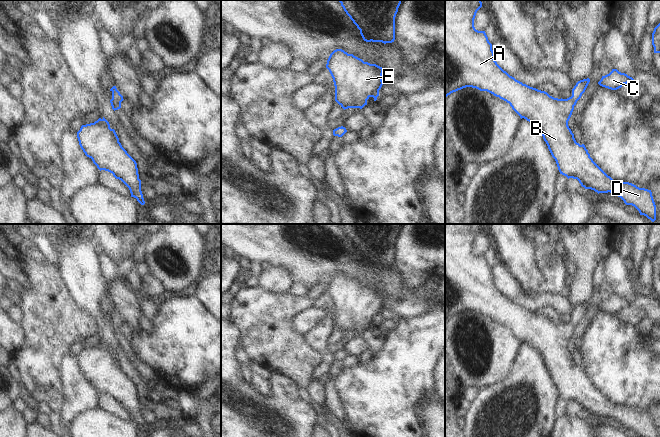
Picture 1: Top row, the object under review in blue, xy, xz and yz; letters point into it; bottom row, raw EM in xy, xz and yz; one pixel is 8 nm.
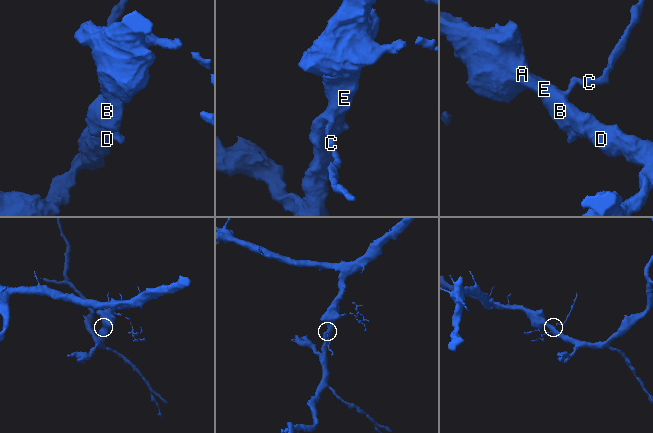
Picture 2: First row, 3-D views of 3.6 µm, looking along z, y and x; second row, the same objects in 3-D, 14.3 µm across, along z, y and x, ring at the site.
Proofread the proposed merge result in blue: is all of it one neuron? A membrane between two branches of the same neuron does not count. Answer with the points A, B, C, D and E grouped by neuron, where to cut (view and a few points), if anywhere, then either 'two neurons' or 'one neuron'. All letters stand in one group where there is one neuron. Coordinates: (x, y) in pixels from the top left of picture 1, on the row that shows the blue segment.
groups A B C D E; cut none; one neuron

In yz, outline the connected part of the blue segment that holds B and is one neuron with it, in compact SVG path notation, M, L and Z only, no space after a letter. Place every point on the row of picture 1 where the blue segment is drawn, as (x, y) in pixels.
M445 0L445 97L463 88L472 87L506 101L521 119L526 119L541 131L560 174L568 179L577 179L582 187L598 194L615 194L626 205L634 206L640 215L654 222L656 205L651 190L639 188L629 182L614 181L593 161L585 145L576 142L568 126L574 106L585 92L590 79L578 81L572 89L572 96L567 99L554 98L545 91L516 80L495 61L492 44L485 31L478 31L474 27L476 13L481 7L481 0Z

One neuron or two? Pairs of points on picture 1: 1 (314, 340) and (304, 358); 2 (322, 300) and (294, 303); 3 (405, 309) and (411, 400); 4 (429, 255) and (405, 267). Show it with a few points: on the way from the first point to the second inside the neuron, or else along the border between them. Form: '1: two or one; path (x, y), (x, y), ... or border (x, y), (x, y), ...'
1: two; border (302, 336), (307, 345), (321, 354)
2: two; border (313, 301), (311, 306)
3: two; border (428, 309), (415, 316), (399, 318)
4: one; path (423, 255), (420, 255), (411, 263)

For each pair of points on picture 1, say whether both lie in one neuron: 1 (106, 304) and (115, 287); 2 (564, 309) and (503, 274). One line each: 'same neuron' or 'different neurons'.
1: different neurons
2: same neuron

